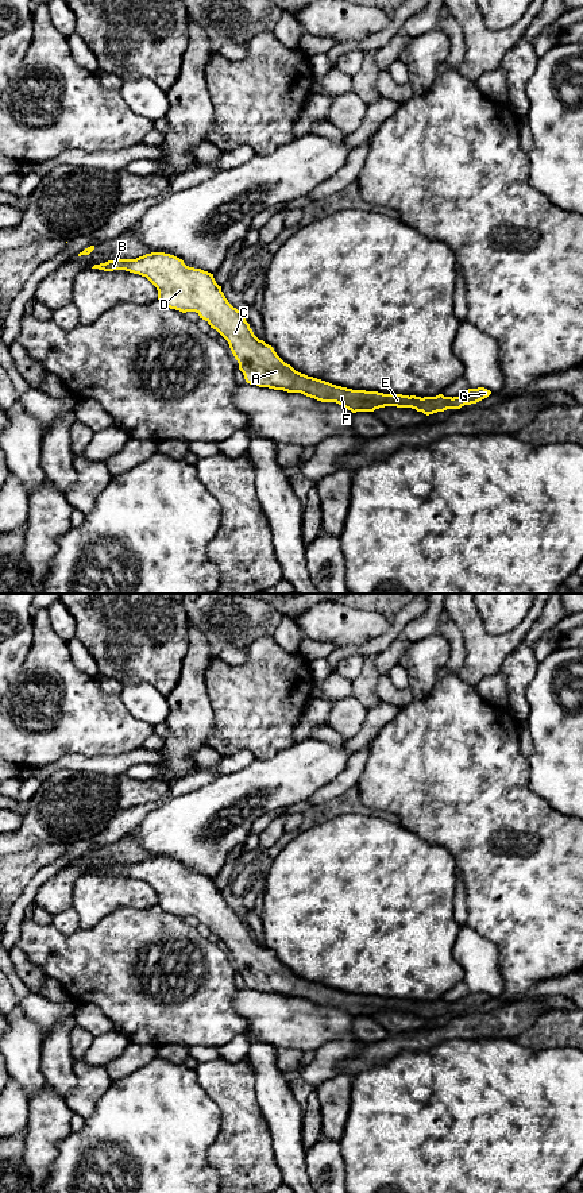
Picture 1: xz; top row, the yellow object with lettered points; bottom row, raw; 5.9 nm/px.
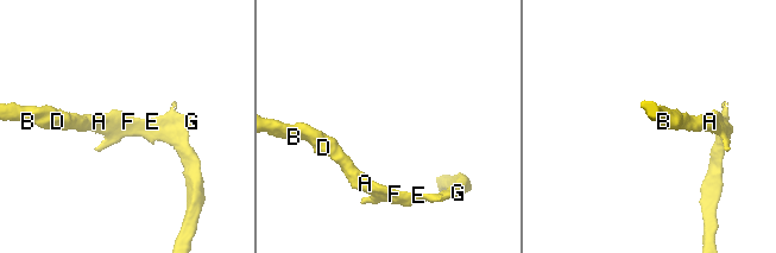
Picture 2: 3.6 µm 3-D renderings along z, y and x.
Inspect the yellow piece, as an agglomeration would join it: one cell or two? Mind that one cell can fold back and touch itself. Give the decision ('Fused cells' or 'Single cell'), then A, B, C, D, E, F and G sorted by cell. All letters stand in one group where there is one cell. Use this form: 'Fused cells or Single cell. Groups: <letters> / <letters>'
Single cell. Groups: A B C D E F G

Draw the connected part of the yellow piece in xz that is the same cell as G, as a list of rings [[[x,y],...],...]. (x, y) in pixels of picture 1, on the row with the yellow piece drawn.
[[[151,252],[136,259],[115,259],[94,265],[104,271],[126,270],[146,277],[158,290],[158,300],[167,308],[182,313],[196,312],[229,344],[239,370],[250,385],[301,393],[321,402],[336,402],[356,412],[374,412],[385,406],[412,408],[429,416],[447,409],[460,409],[487,398],[484,387],[468,389],[459,397],[416,397],[352,390],[308,377],[285,363],[274,348],[259,340],[243,312],[233,308],[213,278],[201,269],[189,267],[182,259]]]

